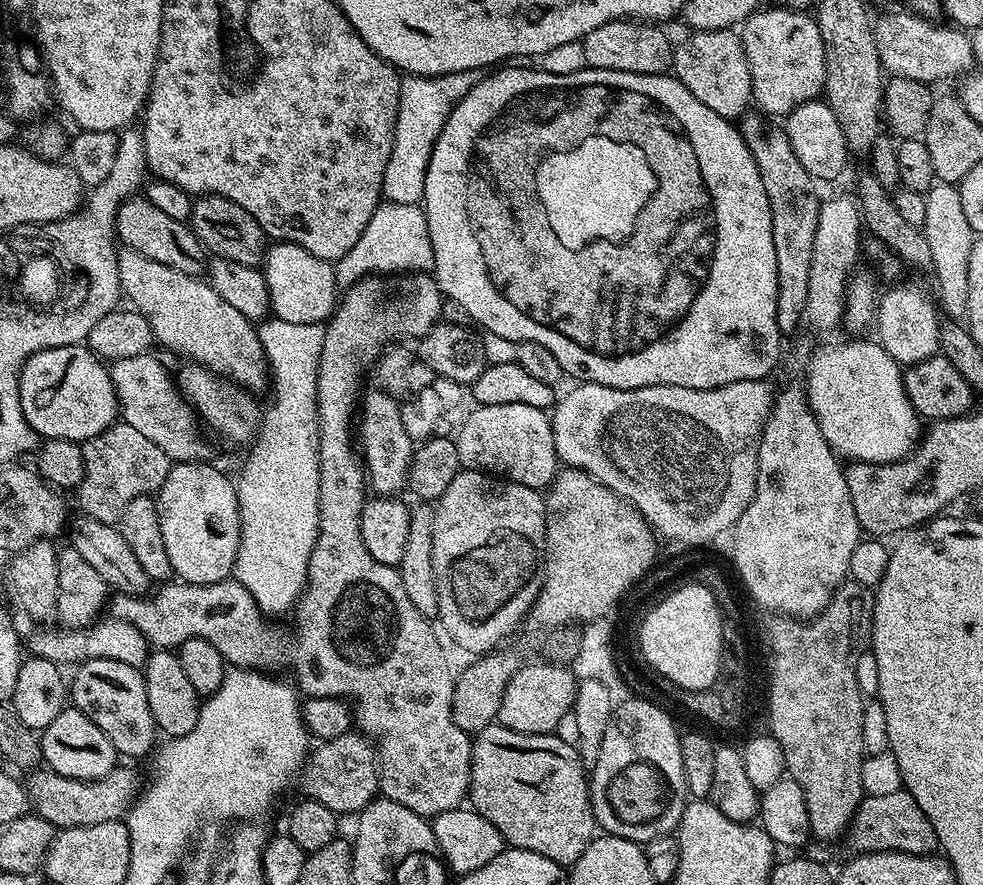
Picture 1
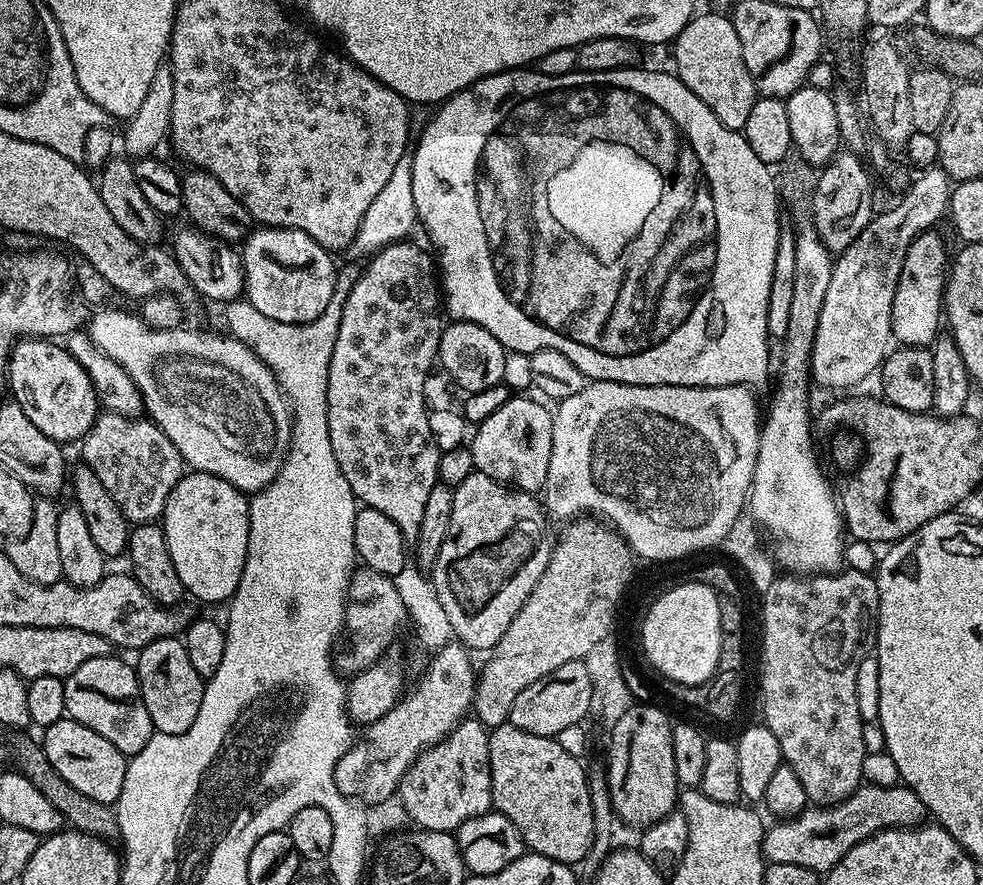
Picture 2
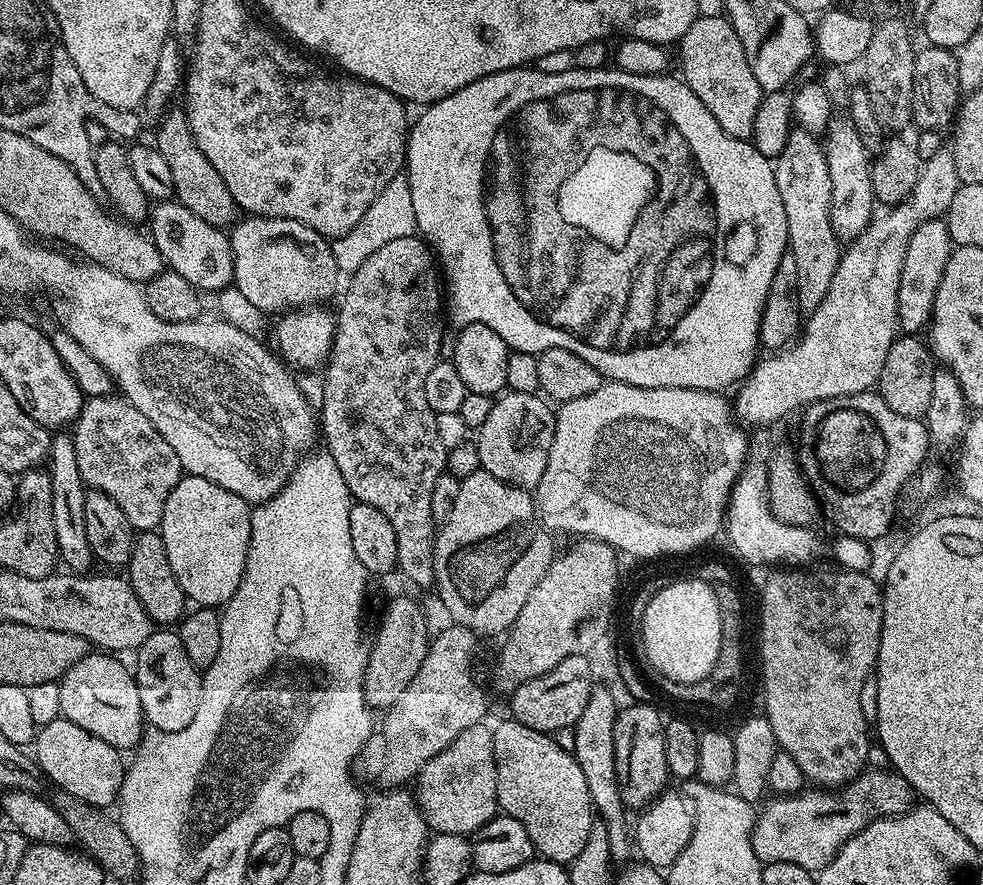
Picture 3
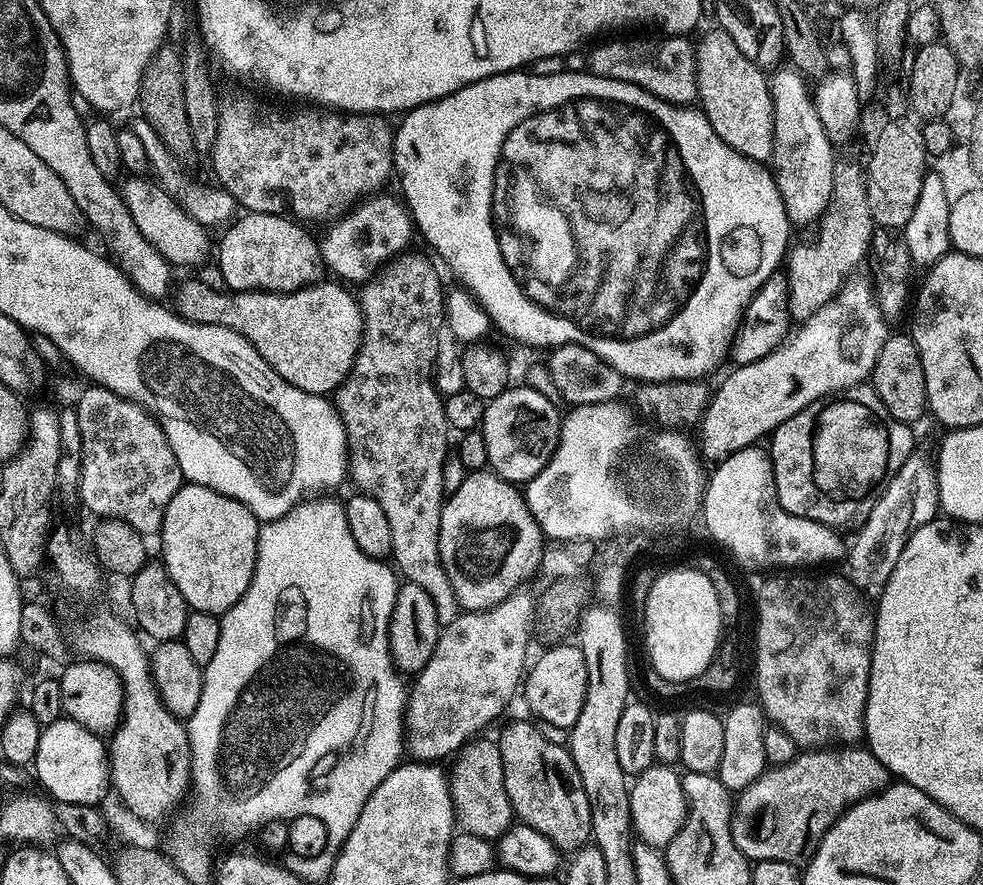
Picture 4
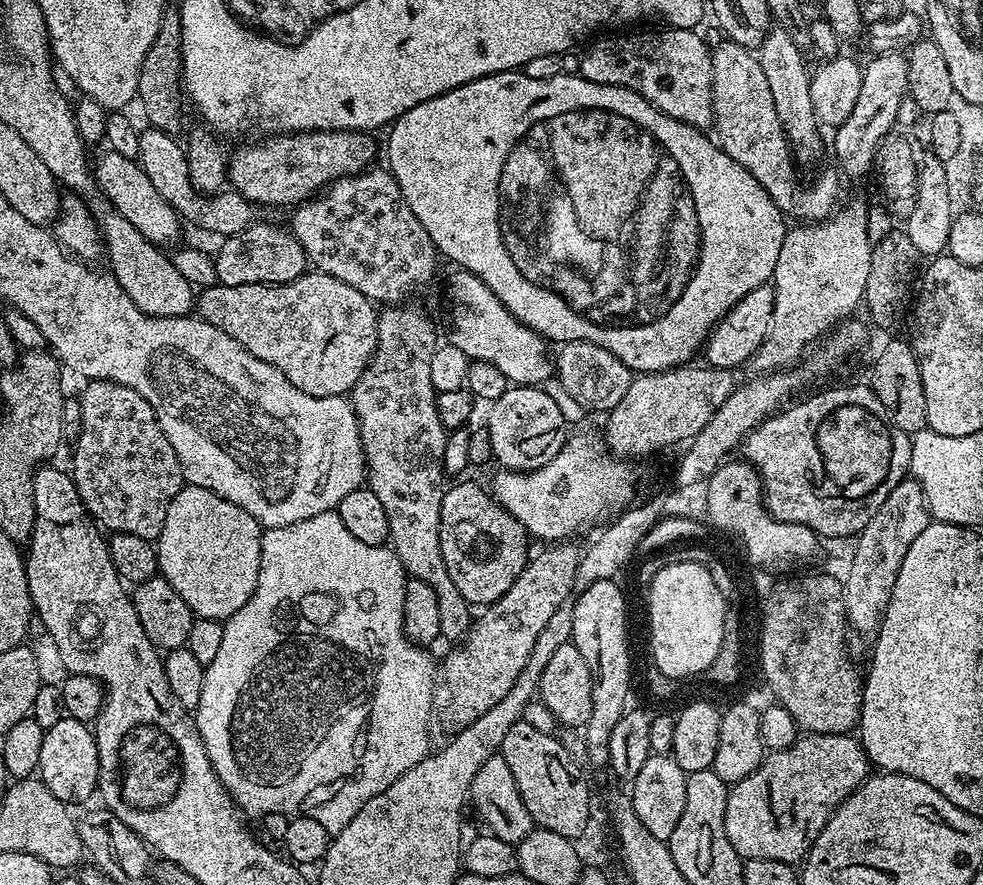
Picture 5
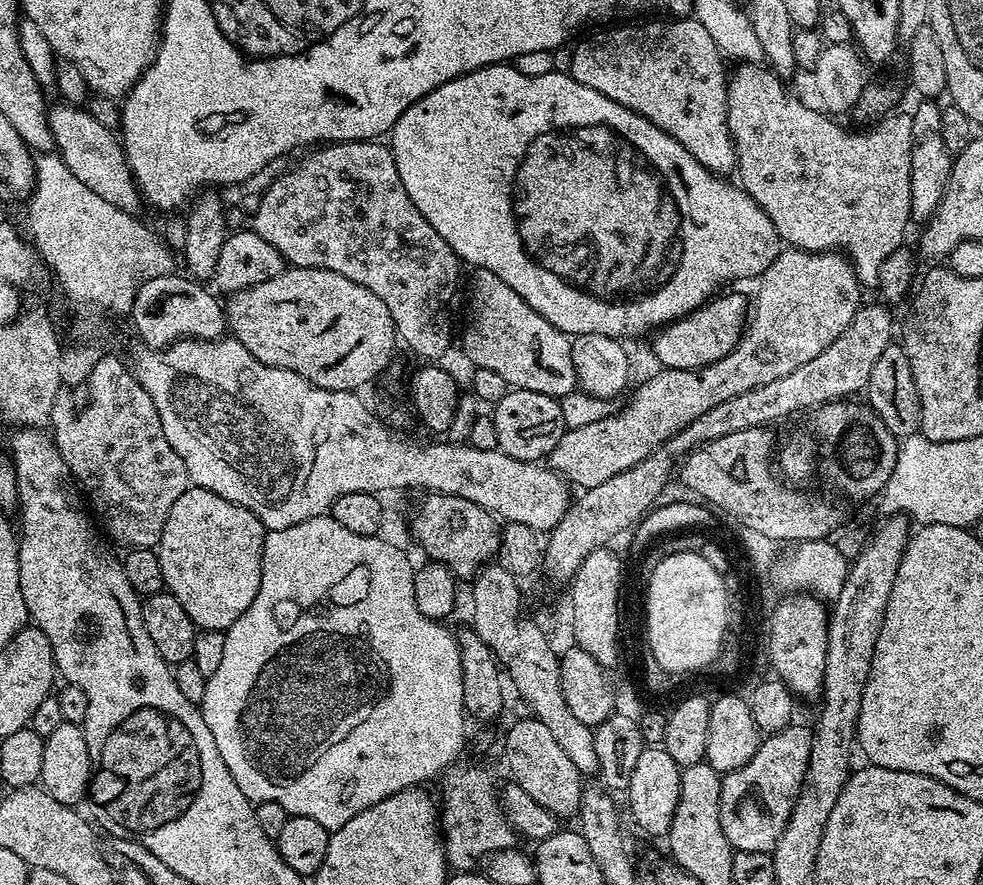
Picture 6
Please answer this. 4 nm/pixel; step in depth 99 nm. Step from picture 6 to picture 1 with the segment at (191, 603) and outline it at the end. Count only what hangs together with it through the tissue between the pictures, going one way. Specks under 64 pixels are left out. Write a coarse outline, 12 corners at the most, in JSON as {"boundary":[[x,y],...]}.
{"boundary":[[173,463],[154,499],[173,573],[229,579],[235,483]]}

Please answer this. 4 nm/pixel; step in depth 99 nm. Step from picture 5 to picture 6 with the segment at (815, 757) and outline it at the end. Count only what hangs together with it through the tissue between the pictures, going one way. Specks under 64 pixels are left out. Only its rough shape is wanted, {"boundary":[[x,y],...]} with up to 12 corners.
{"boundary":[[809,729],[765,735],[723,773],[733,850],[771,853],[804,784]]}

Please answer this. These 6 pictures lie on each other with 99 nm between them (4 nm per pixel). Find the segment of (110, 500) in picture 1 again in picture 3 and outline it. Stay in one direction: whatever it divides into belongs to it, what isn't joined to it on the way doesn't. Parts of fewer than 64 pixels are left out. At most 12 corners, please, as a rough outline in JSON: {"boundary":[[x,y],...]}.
{"boundary":[[116,394],[75,428],[87,487],[159,529],[178,454]]}

